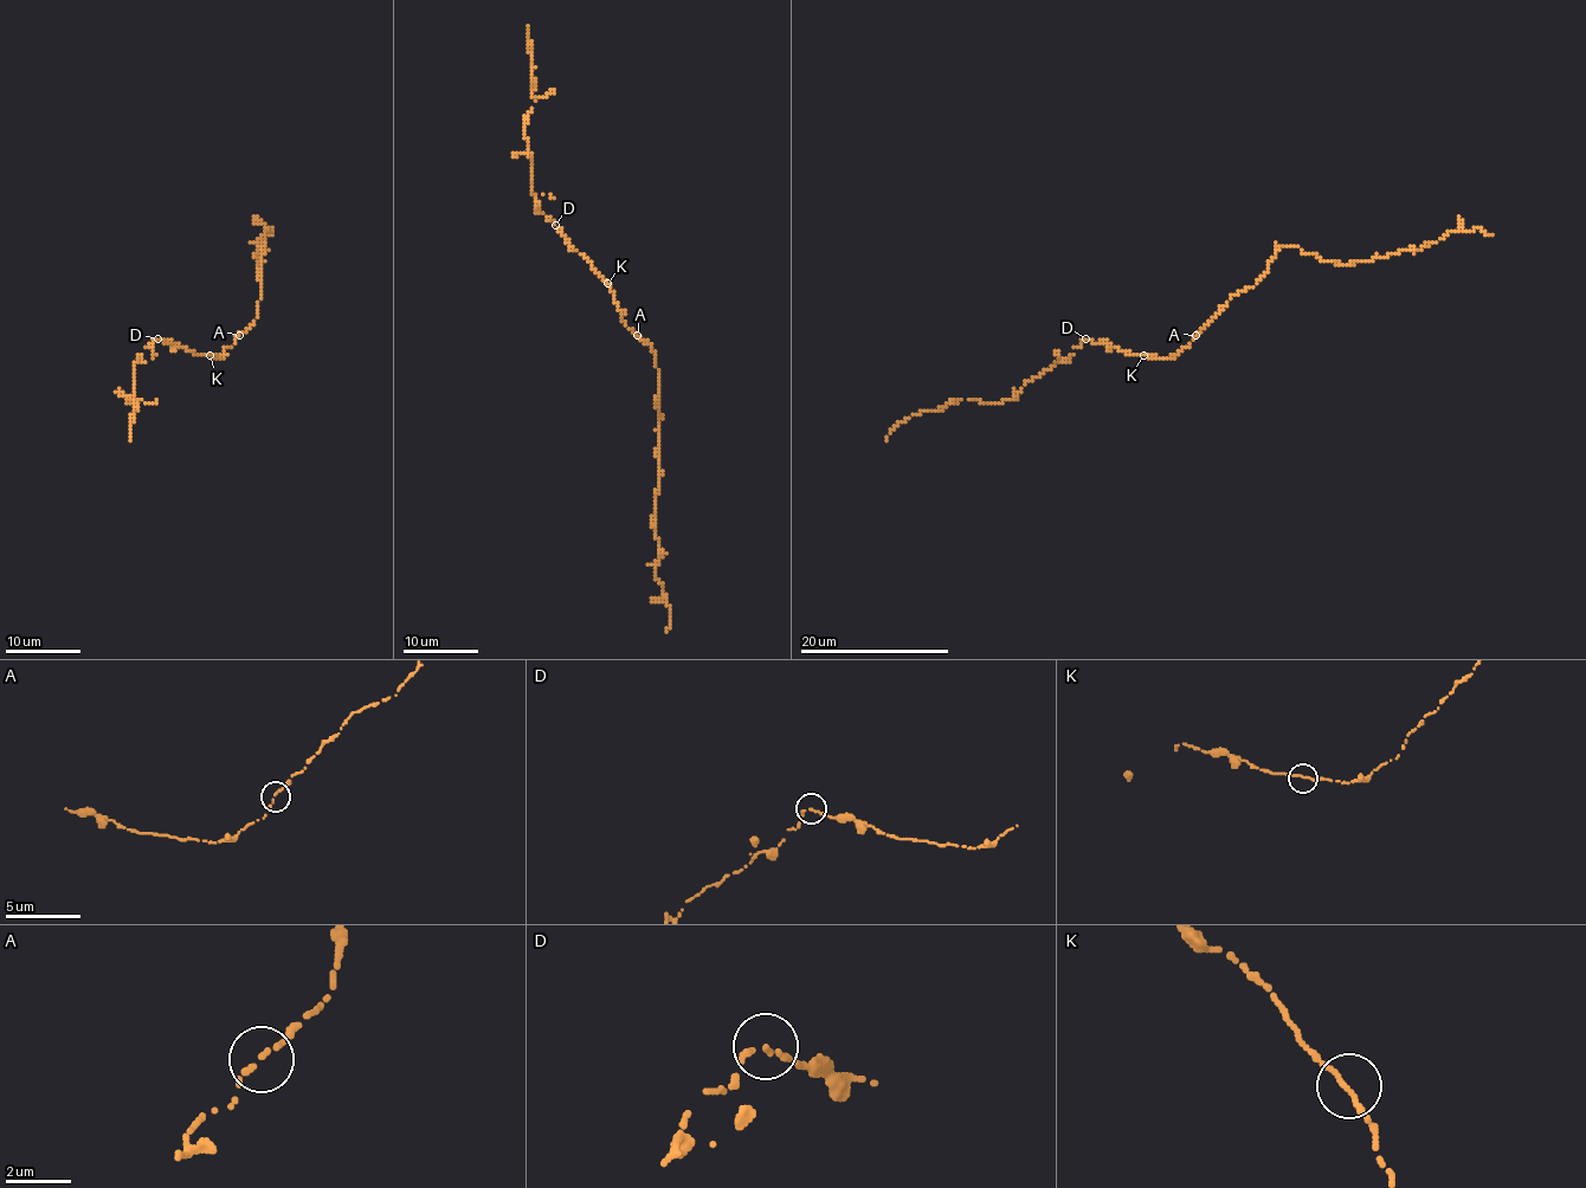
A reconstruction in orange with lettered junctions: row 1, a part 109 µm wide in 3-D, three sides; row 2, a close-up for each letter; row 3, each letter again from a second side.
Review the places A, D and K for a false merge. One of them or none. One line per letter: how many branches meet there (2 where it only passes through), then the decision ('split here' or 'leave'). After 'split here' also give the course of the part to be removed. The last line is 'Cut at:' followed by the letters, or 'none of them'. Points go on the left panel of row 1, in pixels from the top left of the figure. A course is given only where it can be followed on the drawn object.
A: 1 | leave
D: 1 | leave
K: 2 | leave
Cut at: none of them

